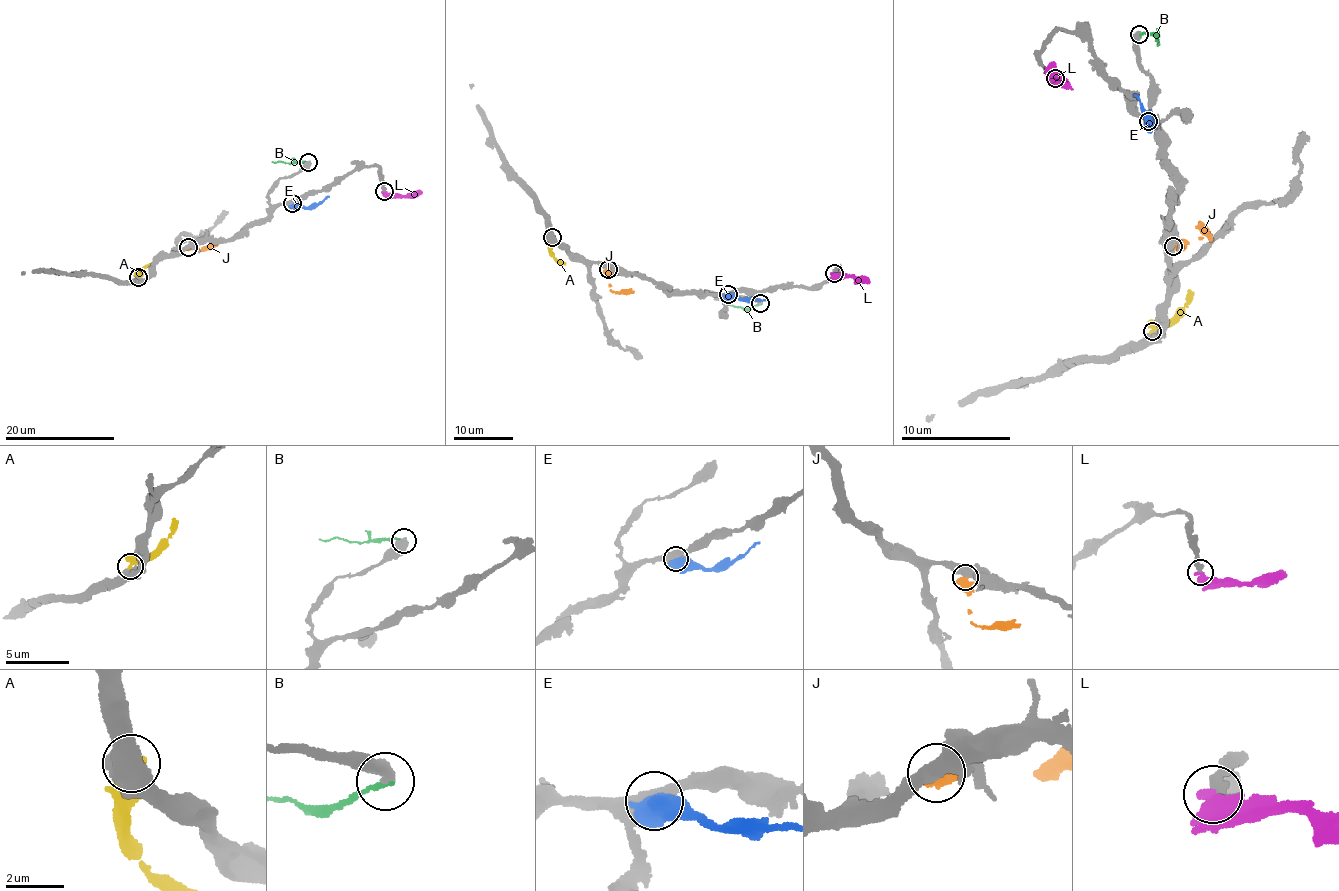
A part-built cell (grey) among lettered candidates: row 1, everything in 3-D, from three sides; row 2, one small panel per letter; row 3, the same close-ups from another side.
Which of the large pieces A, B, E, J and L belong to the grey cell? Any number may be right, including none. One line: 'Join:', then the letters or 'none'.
Join: L

